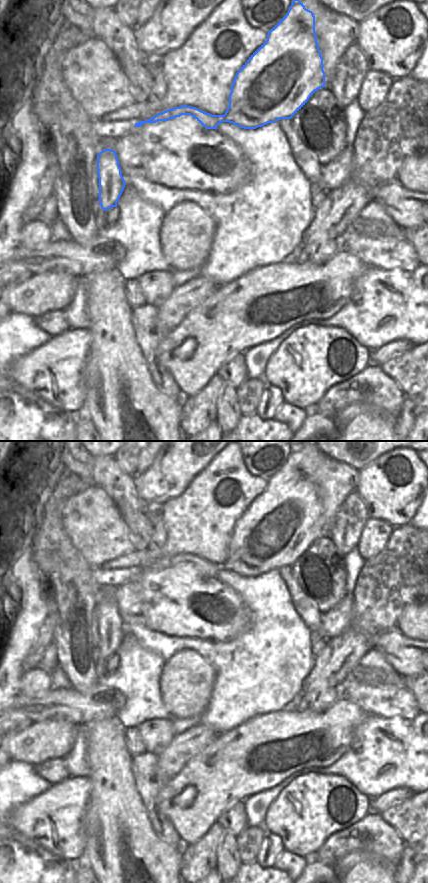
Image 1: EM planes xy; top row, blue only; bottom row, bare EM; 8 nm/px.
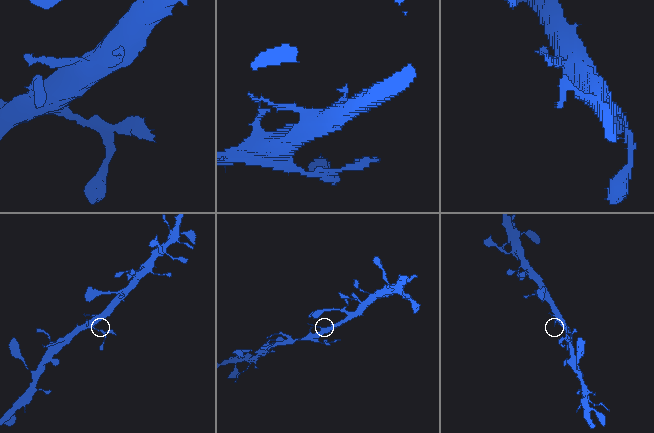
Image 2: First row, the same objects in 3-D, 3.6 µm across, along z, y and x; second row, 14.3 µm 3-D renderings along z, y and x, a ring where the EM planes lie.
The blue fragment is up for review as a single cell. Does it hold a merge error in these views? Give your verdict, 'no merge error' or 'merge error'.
no merge error

